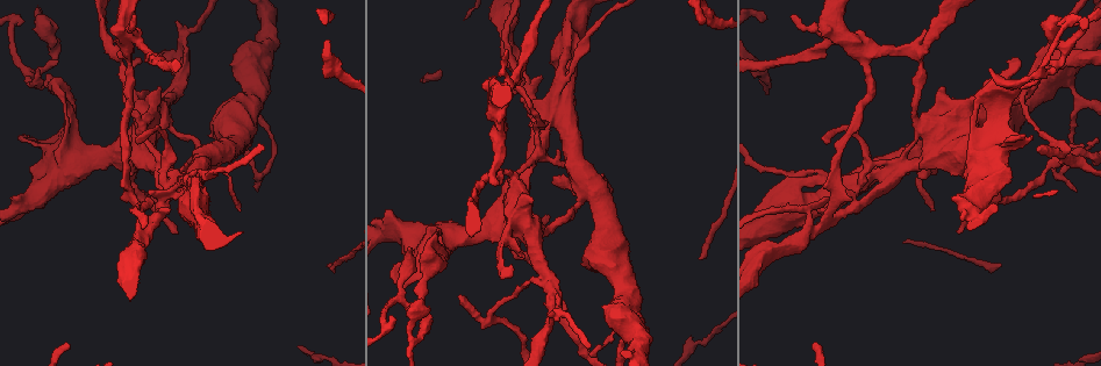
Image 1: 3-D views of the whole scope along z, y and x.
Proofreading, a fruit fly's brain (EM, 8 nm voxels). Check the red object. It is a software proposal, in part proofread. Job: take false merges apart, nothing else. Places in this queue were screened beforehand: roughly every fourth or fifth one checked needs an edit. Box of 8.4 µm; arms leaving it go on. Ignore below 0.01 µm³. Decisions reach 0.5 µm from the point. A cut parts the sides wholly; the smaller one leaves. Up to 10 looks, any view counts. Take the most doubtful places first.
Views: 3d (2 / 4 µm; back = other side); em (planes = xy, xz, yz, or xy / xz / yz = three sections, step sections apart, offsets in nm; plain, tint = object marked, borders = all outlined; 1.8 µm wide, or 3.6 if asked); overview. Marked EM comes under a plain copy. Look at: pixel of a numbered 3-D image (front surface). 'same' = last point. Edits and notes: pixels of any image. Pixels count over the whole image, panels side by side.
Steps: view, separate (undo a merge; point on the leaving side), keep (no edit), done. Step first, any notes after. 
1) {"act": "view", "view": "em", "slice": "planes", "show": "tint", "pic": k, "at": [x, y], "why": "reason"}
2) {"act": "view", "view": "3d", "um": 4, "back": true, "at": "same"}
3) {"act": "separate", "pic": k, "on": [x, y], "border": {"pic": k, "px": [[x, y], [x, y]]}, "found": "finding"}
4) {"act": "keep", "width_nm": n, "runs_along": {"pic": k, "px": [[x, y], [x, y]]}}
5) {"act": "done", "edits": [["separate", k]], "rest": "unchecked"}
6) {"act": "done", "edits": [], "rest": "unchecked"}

{"act": "view", "view": "3d", "um": 4, "pic": 1, "at": [401, 299], "why": "three arms meet"}

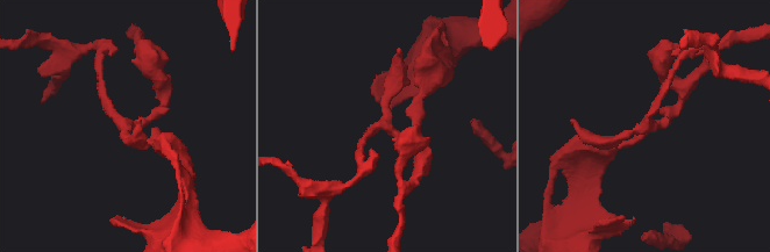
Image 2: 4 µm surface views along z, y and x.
{"act": "view", "view": "em", "slice": "xy", "step": 8, "show": "tint", "pic": 2, "at": [384, 124], "arms": 3, "why": "shape alone is not enough"}

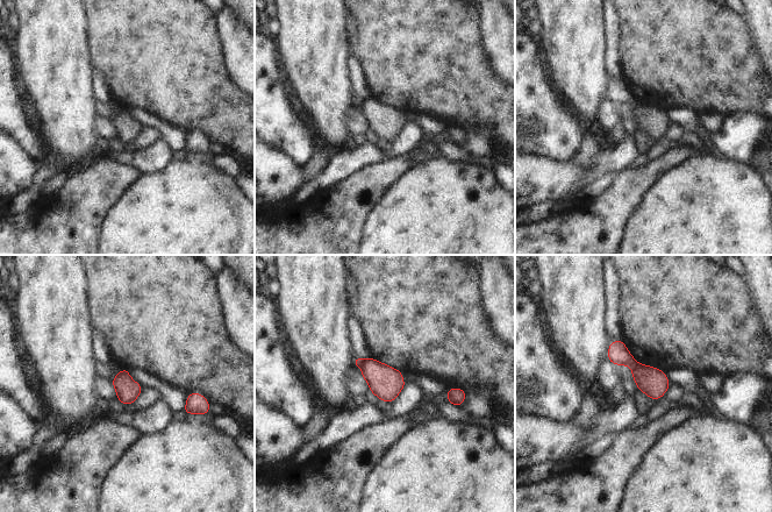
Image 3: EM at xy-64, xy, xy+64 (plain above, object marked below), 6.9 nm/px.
{"act": "separate", "pic": 3, "on": [653, 382], "width_nm": 160, "found": "two cells meet here"}

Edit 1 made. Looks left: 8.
{"act": "view", "view": "em", "um": 3.6, "slice": "planes", "show": "tint", "pic": 1, "at": [839, 35], "why": "three arms meet"}

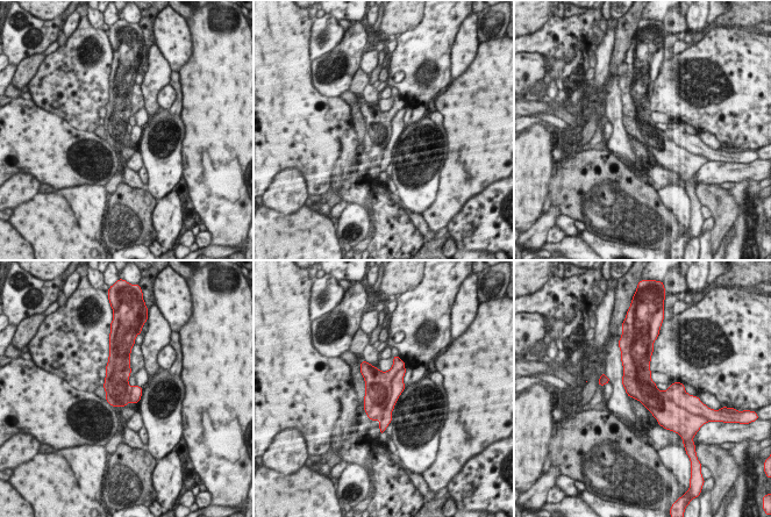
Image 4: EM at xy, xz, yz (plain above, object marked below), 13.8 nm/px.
{"act": "separate", "pic": 4, "on": [398, 386], "found": "two cells meet here"}

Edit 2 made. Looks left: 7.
{"act": "view", "view": "3d", "um": 4, "pic": 1, "at": [179, 135], "why": "touches itself"}

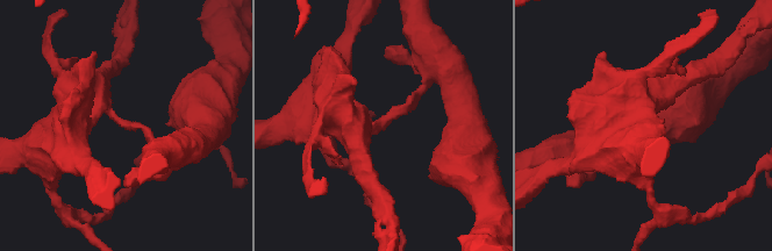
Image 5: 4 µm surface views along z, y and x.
{"act": "view", "view": "em", "slice": "xy", "step": 16, "show": "tint", "pic": 5, "at": [383, 125], "why": "now the EM"}

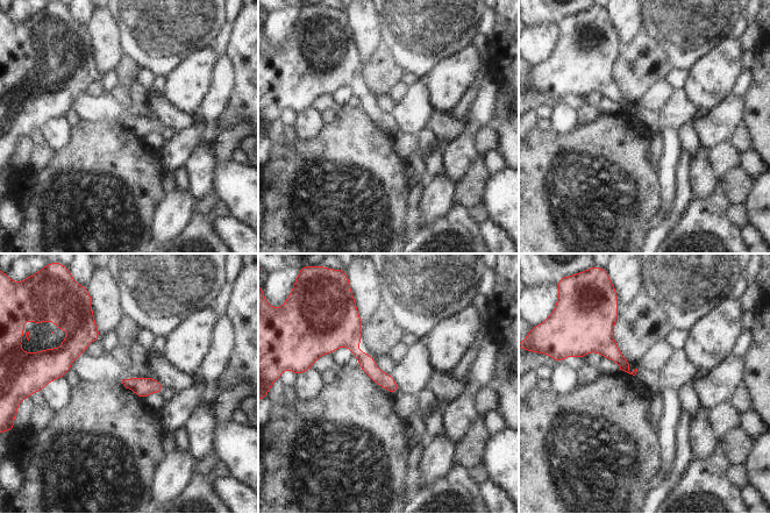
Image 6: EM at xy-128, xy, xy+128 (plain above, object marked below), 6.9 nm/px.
{"act": "keep", "found": "continuous, no second cell"}

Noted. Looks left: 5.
{"act": "done", "edits": [["separate", 3], ["separate", 4]], "rest": "unchecked"}

